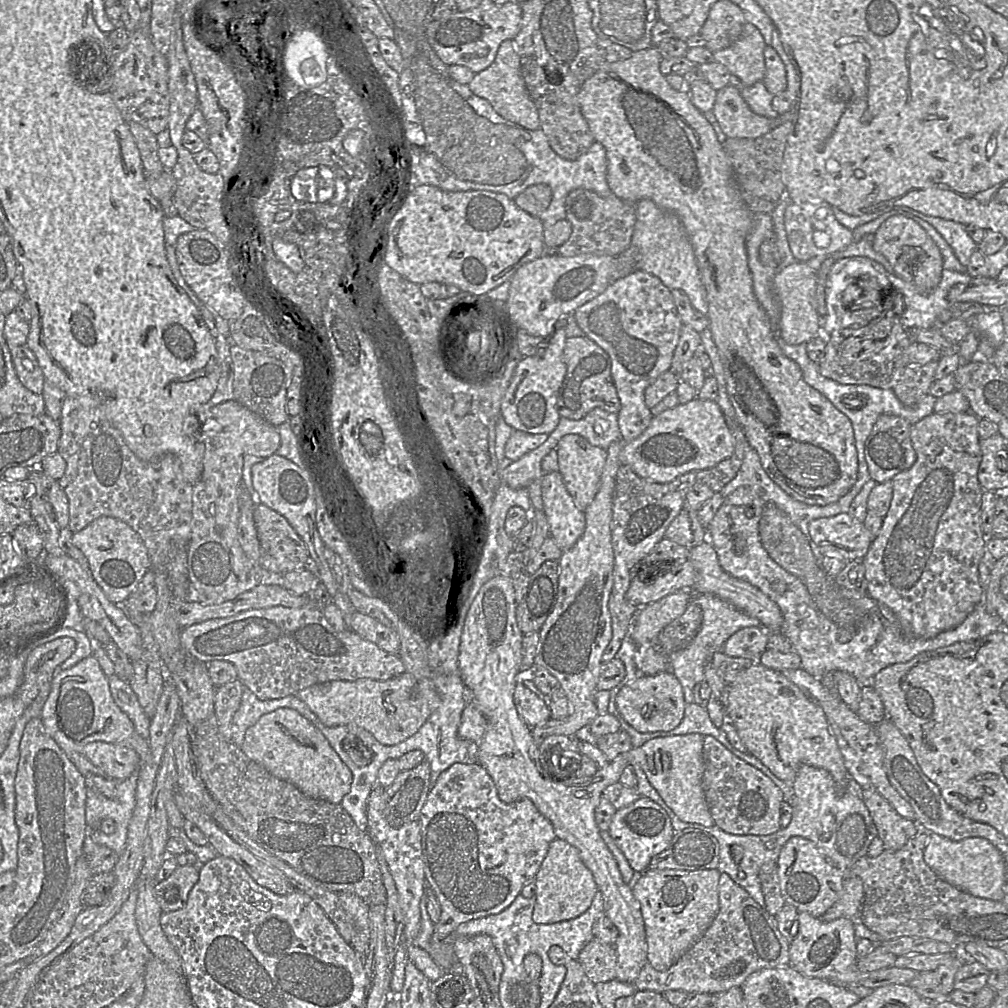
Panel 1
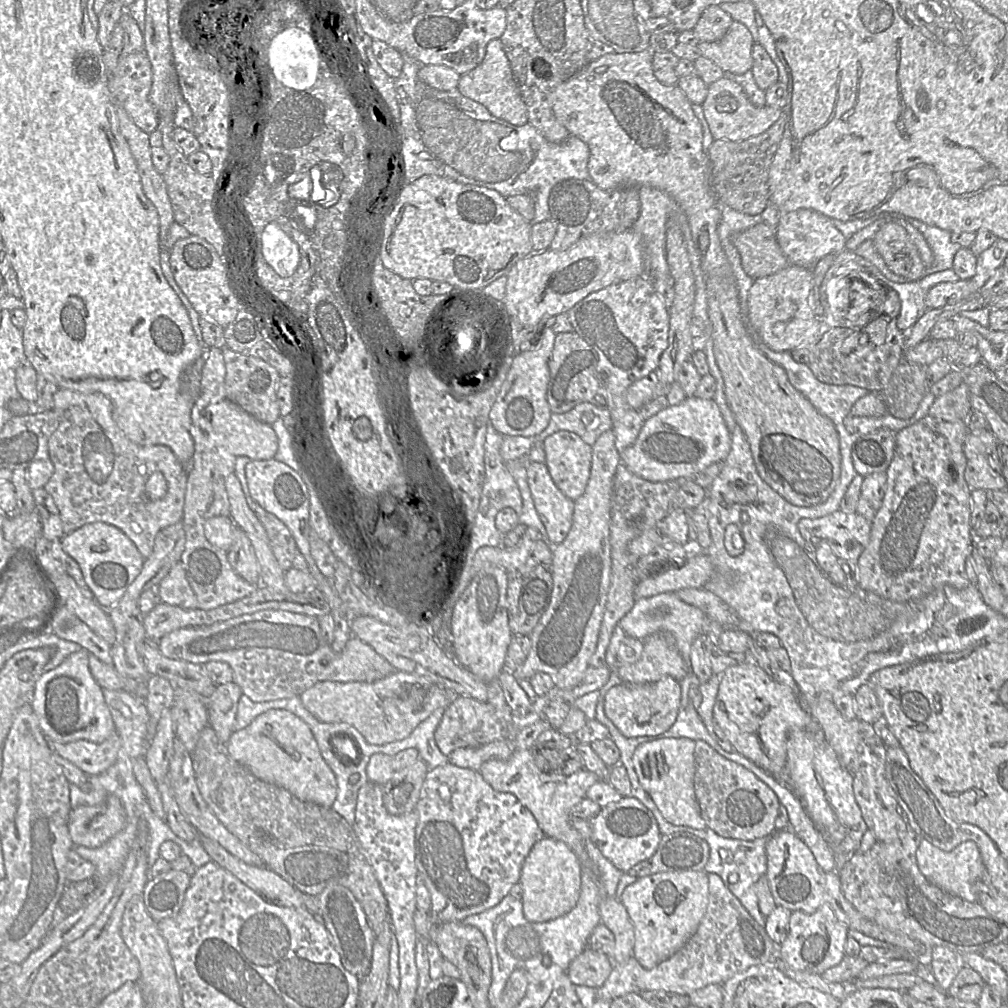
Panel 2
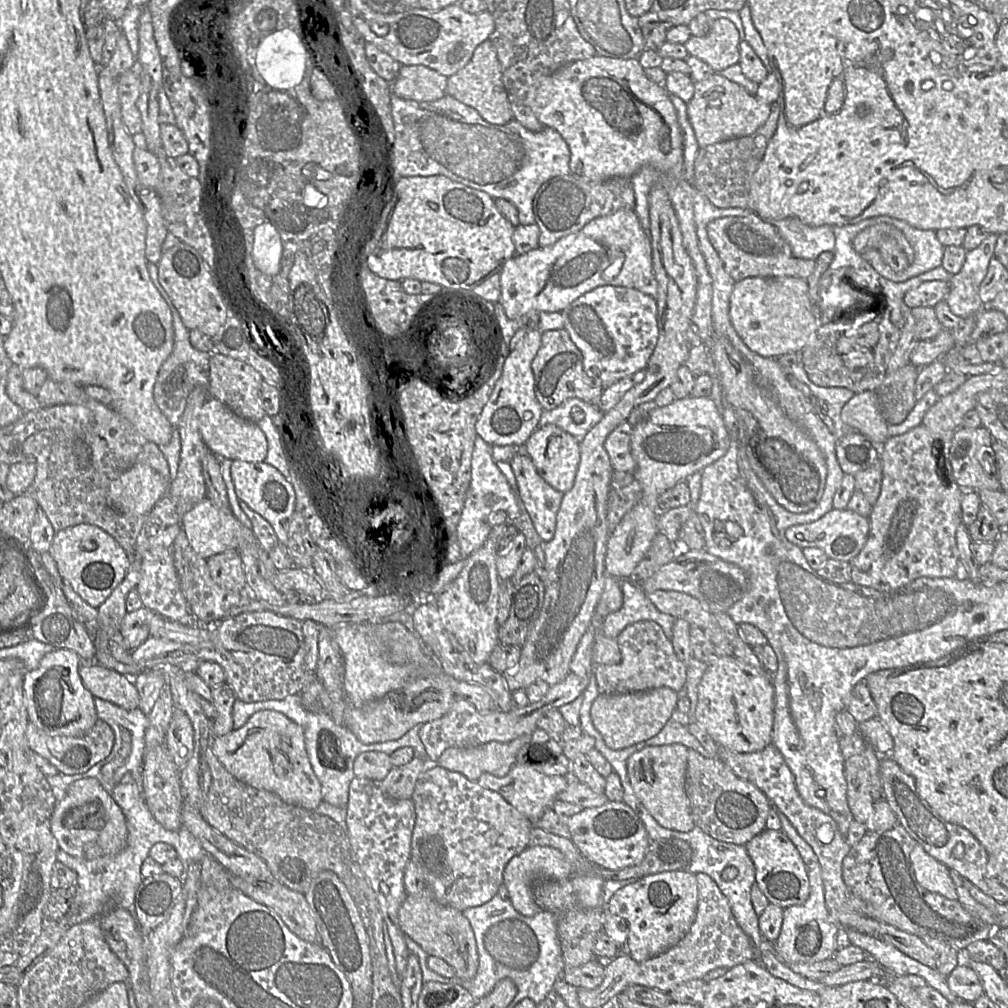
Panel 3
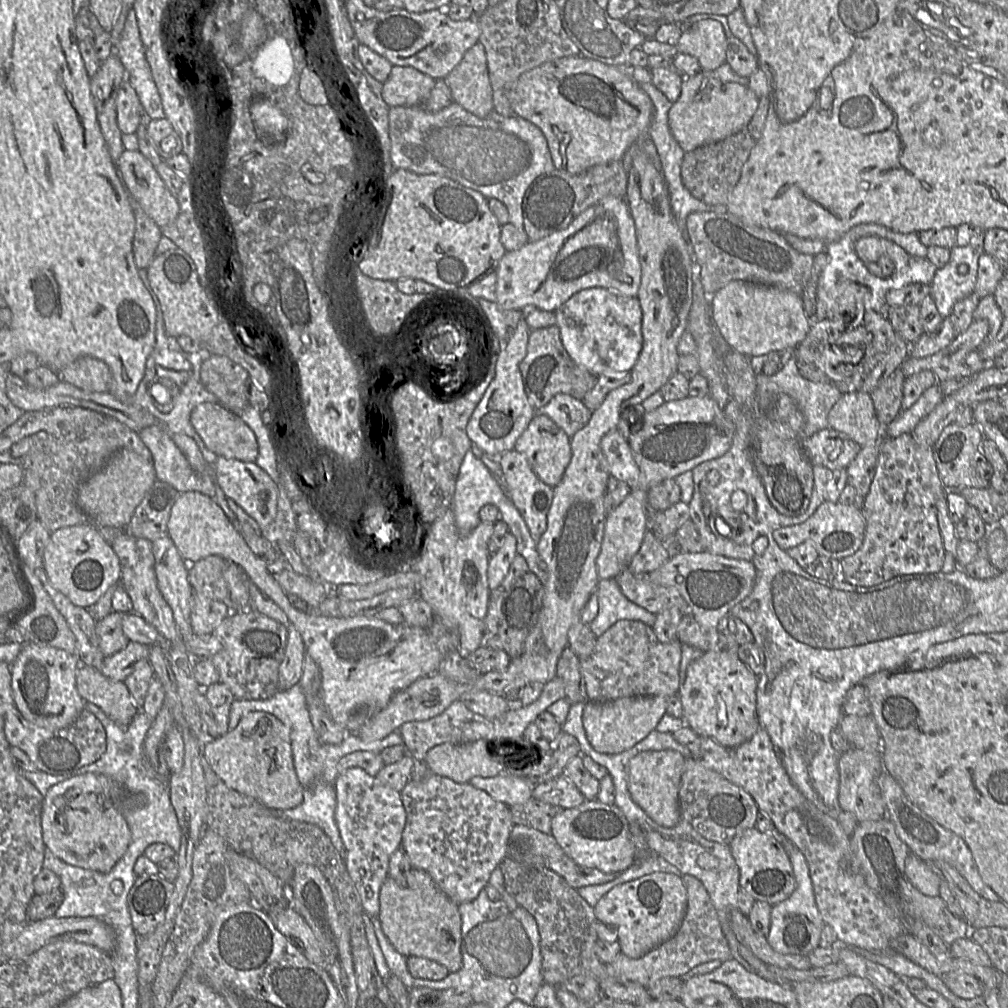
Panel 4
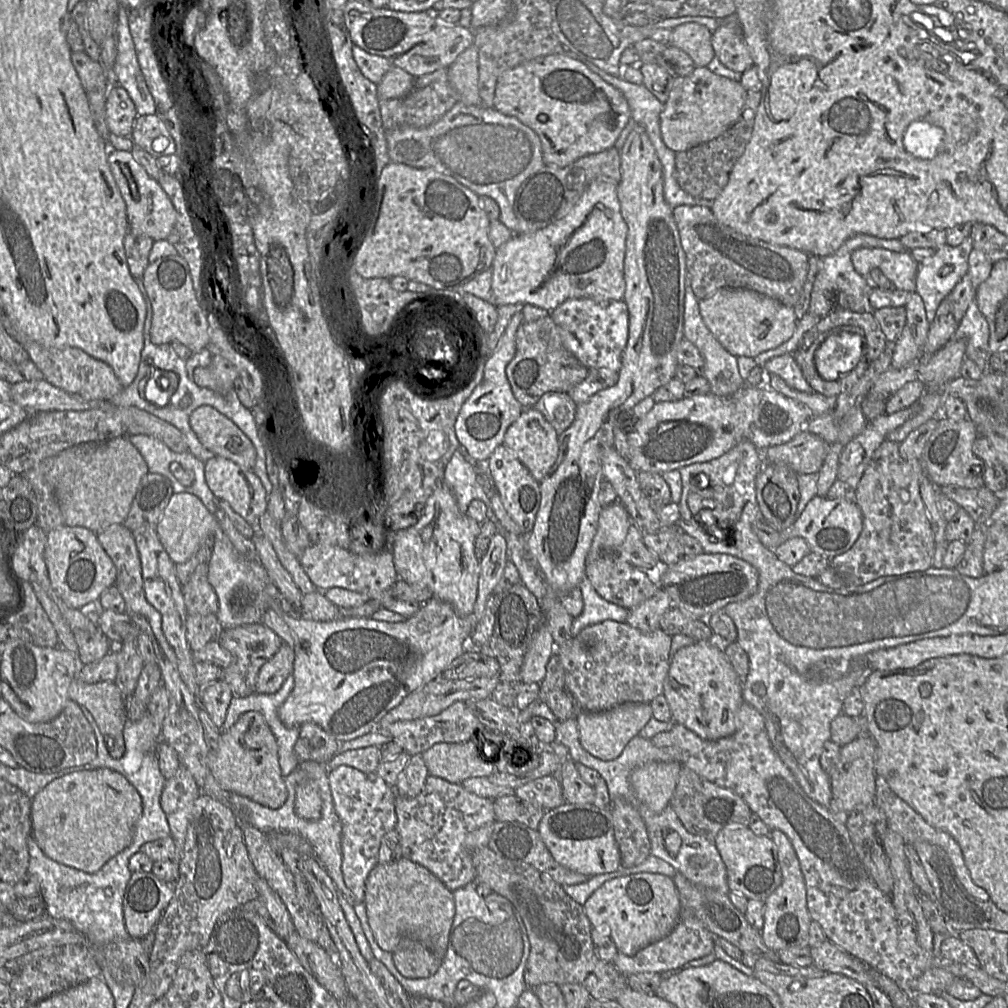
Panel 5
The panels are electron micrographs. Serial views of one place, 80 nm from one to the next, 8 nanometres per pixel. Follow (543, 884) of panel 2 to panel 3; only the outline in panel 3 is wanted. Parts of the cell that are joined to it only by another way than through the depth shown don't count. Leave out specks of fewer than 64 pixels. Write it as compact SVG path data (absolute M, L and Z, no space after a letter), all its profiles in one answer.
M548 846L528 847L507 863L503 872L503 886L509 893L509 899L513 907L523 916L533 916L544 911L536 903L533 896L533 882L537 879L571 879L573 874L573 864L559 850Z

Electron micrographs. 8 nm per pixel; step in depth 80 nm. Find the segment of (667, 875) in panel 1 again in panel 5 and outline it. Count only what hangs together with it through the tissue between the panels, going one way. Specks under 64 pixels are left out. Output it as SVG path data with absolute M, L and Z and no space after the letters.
M639 873L608 880L593 892L583 907L592 927L600 924L610 927L611 940L617 951L626 956L633 956L647 945L666 937L674 930L681 915L679 893L673 879L658 873Z

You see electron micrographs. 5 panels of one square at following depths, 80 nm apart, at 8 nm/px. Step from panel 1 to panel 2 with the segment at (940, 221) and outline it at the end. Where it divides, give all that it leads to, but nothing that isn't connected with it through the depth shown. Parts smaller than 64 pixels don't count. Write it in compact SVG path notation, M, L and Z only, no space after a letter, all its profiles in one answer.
M914 219L908 220L923 235L933 253L933 262L924 275L952 269L954 256L961 246L952 241L951 232Z

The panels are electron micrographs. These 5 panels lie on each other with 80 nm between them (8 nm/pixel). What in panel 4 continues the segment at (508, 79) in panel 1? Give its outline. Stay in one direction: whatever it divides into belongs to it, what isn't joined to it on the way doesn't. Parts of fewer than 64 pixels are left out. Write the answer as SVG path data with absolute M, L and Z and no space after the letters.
M477 42L444 78L453 101L479 118L493 110L492 88L484 46Z

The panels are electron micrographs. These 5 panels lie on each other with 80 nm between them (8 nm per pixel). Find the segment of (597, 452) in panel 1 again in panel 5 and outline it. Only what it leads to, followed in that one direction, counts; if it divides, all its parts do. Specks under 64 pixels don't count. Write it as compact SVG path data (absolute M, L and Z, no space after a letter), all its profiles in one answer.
M525 408L508 428L503 445L516 455L538 482L548 476L559 454L559 434L535 408Z

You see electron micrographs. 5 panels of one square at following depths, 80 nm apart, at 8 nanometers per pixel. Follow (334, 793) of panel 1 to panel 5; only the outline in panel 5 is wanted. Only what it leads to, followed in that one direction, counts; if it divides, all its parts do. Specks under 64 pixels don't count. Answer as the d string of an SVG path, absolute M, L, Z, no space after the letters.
M258 711L244 713L233 727L223 731L218 745L208 753L207 764L212 776L225 790L278 809L286 801L288 790L278 760L278 745L265 717Z

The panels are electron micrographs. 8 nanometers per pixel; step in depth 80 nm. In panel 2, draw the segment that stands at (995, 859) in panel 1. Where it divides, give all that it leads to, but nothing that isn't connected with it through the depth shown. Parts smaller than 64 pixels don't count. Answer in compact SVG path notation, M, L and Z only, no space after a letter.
M922 839L916 851L916 861L924 877L950 895L978 902L981 894L989 892L985 866L979 848L973 841L965 841L951 851L943 851Z

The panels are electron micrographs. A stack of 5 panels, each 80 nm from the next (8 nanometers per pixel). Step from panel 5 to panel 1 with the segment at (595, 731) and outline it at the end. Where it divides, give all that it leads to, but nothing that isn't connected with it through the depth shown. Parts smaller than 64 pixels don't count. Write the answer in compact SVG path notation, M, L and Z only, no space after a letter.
M672 672L638 678L622 686L615 696L617 716L640 733L673 730L683 720L686 706L683 687Z

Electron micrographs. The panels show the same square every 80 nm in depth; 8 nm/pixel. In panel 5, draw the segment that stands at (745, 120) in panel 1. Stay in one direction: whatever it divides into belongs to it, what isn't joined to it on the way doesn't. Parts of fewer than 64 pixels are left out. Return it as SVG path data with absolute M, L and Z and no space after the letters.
M695 67L689 75L671 78L666 96L660 114L661 137L669 149L678 153L711 141L727 131L743 113L747 90L739 81L717 75L707 67Z

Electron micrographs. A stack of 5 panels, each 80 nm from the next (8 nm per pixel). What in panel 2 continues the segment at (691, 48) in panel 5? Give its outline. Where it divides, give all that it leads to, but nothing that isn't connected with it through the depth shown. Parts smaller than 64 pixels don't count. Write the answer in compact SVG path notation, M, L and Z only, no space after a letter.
M733 20L726 34L718 41L697 44L702 56L713 61L724 72L744 74L751 71L752 46L751 32L739 21Z

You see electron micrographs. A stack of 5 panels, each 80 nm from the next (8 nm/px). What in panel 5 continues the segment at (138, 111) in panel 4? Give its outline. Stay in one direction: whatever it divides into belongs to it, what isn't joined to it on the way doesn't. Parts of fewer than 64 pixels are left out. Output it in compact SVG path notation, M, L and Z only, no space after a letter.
M112 83L105 102L105 120L110 133L130 136L137 116L134 103L127 91Z

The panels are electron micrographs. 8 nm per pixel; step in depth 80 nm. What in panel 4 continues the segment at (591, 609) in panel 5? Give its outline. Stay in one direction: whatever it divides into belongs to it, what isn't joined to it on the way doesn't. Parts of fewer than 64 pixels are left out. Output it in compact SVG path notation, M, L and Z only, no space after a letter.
M614 579L600 580L594 593L598 612L588 627L597 637L620 621L644 622L651 627L655 622L656 614L629 601Z

